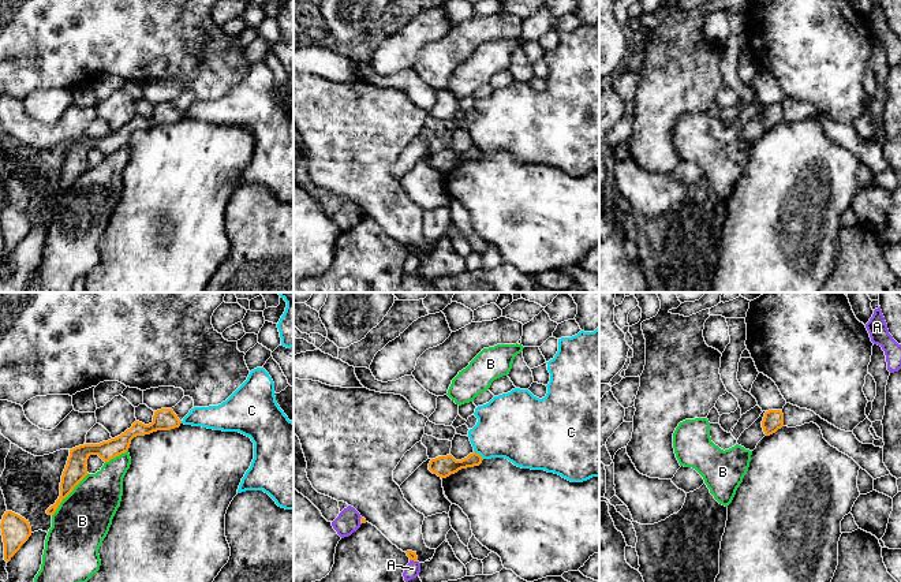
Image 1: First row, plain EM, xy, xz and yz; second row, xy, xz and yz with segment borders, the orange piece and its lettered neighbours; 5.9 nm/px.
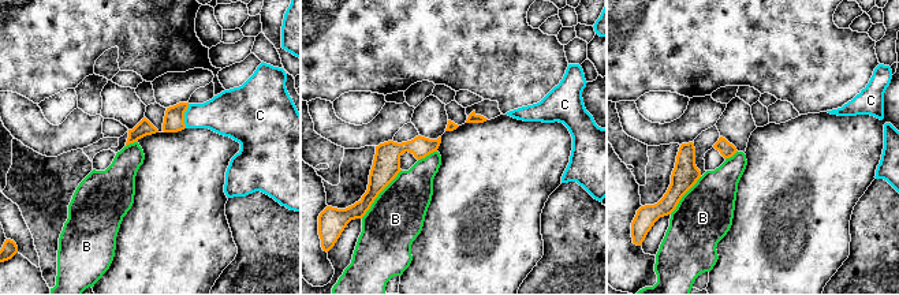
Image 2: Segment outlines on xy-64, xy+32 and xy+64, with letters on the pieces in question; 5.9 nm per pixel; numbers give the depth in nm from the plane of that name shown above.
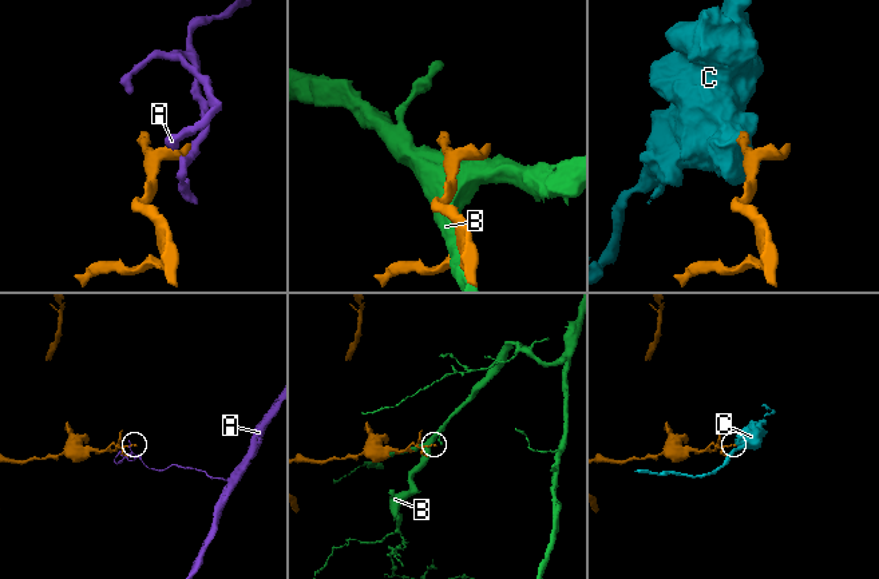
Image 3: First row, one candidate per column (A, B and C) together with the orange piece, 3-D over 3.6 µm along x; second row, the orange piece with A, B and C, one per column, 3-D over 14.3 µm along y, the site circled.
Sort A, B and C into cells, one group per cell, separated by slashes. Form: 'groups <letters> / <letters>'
groups A / B / C

